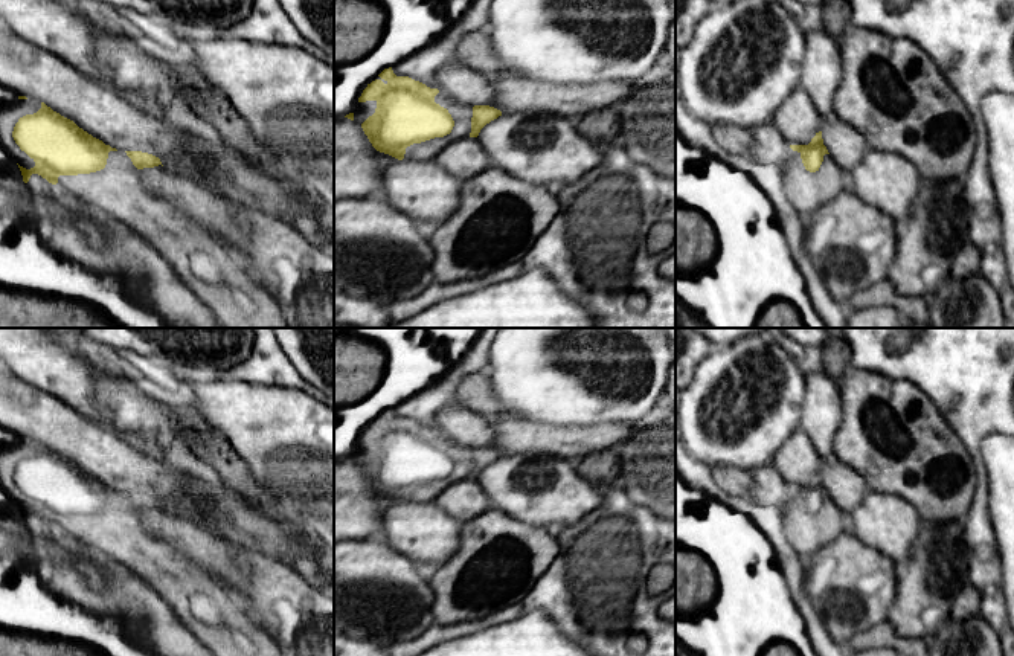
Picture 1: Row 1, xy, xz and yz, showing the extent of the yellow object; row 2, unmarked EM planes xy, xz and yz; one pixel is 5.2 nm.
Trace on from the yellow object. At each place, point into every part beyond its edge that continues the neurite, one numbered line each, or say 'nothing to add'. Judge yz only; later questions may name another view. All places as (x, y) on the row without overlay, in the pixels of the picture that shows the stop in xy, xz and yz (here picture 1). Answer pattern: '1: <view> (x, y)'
1: yz (807, 533)

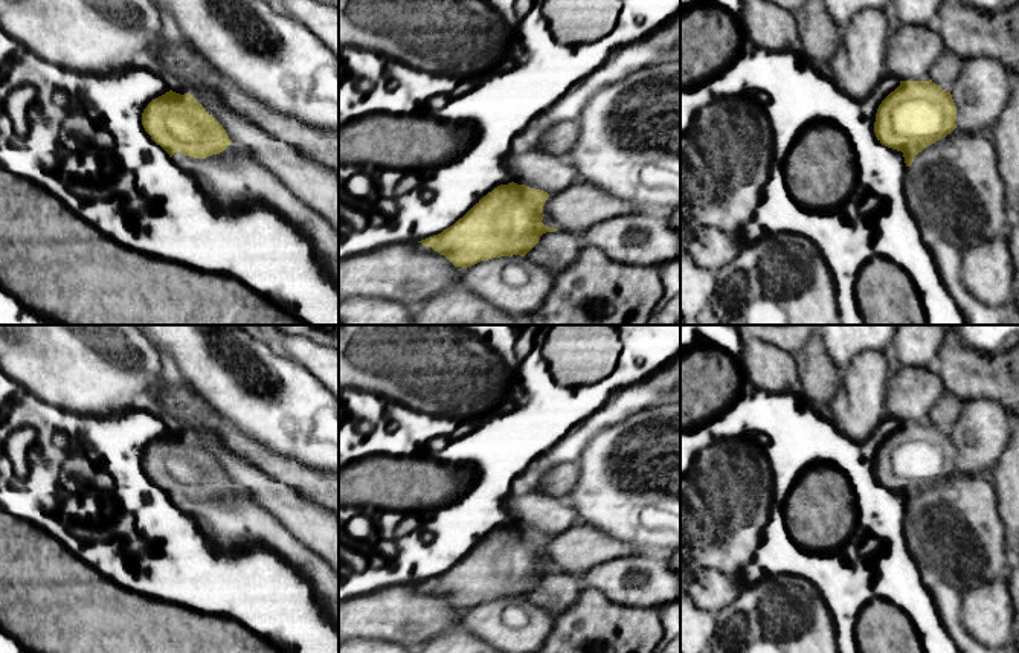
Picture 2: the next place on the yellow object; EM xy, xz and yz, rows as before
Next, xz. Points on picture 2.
nothing to add

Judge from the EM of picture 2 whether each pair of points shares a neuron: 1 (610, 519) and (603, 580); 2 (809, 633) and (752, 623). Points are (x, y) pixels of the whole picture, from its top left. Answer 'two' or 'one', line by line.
1: two
2: one

